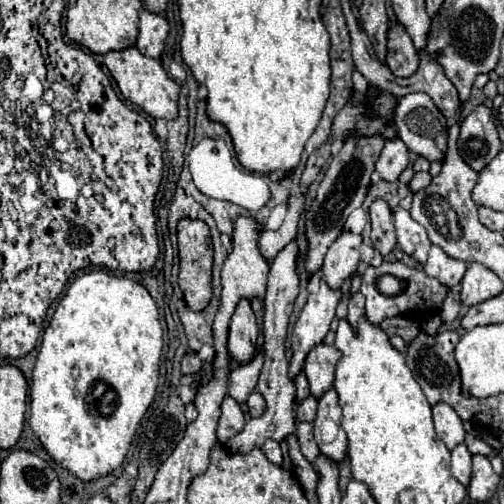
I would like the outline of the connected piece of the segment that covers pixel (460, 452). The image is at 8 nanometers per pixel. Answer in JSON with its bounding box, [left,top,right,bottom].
[452,443,472,485]

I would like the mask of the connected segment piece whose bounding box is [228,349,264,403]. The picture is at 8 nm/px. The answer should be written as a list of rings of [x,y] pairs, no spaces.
[[[260,349],[260,353],[256,353],[256,357],[250,363],[244,363],[228,373],[228,395],[232,399],[236,399],[238,403],[244,403],[248,399],[248,395],[256,389],[262,363],[264,351]]]

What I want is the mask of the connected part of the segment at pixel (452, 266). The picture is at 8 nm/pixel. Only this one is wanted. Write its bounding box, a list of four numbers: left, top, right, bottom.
[424,247,466,287]

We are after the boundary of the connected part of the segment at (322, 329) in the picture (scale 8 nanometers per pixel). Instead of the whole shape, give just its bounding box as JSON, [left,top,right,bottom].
[290,281,342,379]

